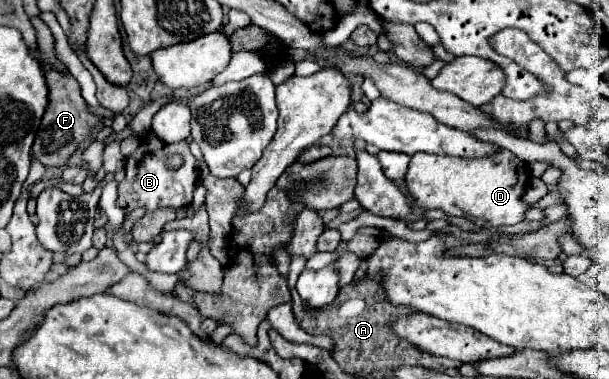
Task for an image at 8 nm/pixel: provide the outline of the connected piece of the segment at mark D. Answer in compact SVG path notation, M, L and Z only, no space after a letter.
M504 148L482 158L452 158L416 152L410 158L406 184L416 204L424 210L438 208L448 216L464 216L480 228L518 224L530 208L530 204L524 202L528 186L526 164L520 158L514 160L514 154Z

